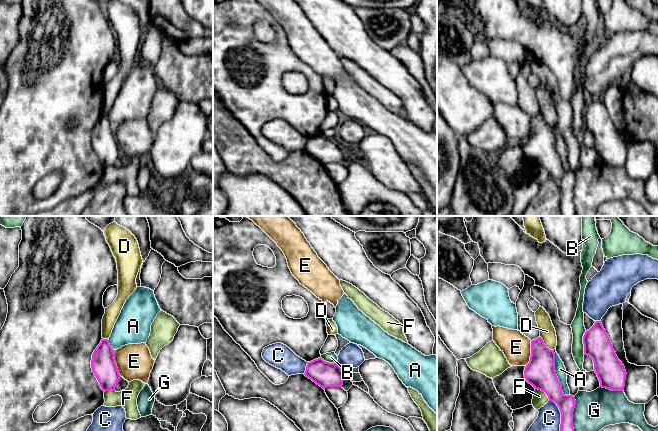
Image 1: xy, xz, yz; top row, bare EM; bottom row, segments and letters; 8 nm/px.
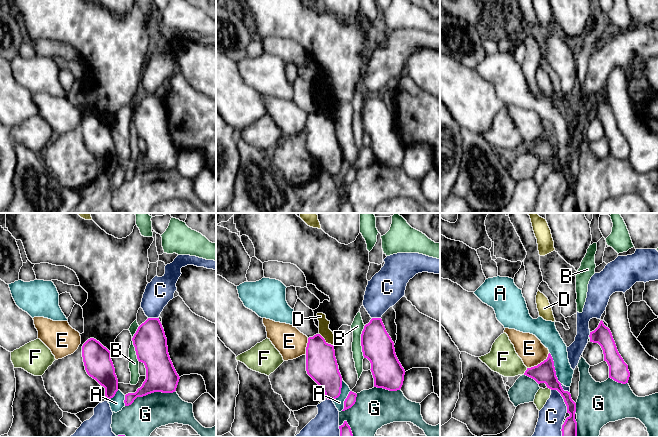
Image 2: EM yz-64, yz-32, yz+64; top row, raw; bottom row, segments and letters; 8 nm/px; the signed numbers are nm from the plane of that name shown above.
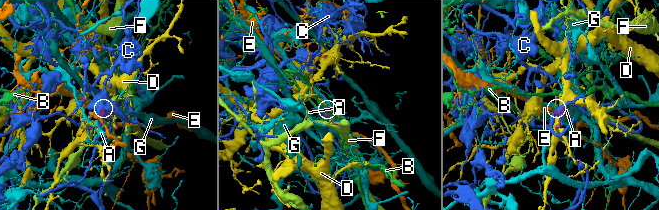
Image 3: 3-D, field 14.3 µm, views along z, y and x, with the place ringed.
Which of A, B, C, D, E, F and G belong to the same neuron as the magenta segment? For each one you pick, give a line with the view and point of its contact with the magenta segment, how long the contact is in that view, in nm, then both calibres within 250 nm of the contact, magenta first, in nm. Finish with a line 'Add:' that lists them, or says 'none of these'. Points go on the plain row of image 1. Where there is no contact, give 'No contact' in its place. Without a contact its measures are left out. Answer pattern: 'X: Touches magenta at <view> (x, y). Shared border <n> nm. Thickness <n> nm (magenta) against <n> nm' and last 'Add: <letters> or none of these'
Add: none of these

